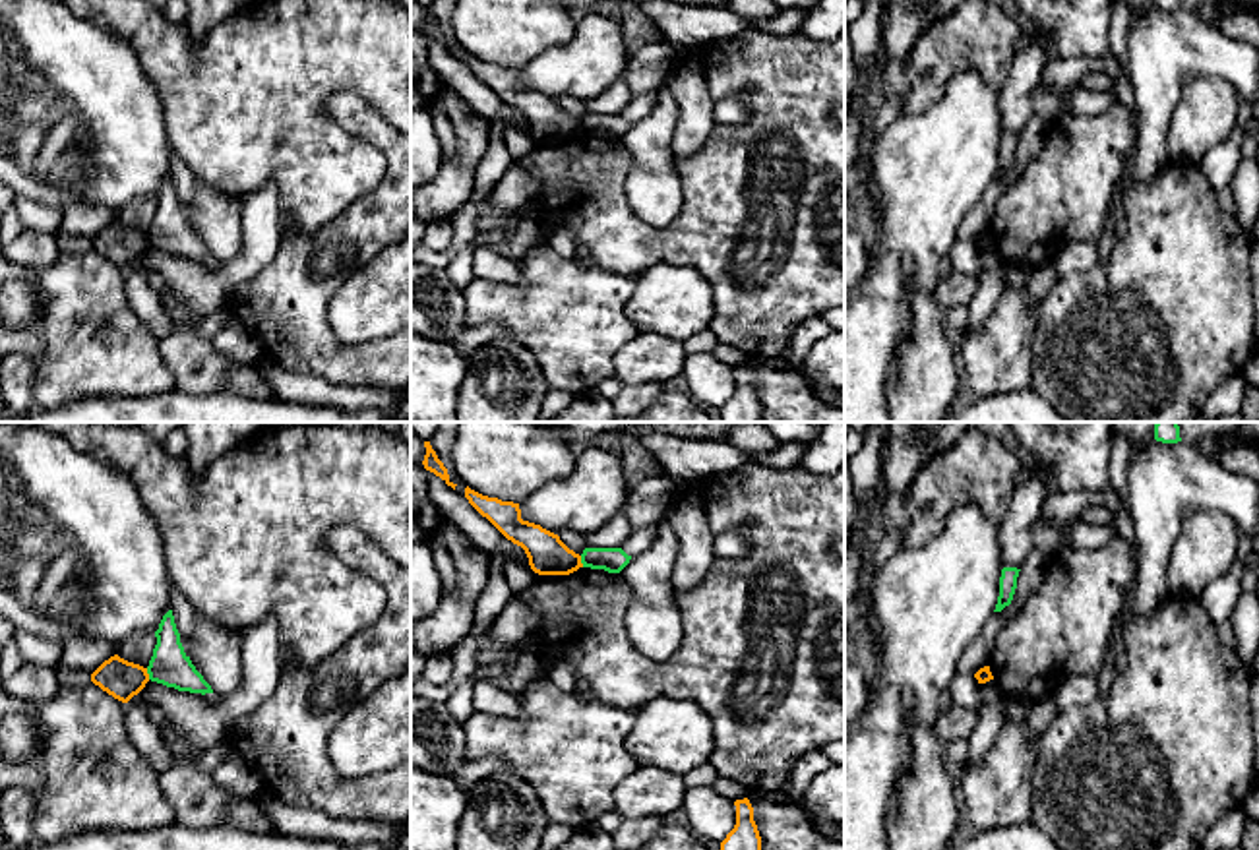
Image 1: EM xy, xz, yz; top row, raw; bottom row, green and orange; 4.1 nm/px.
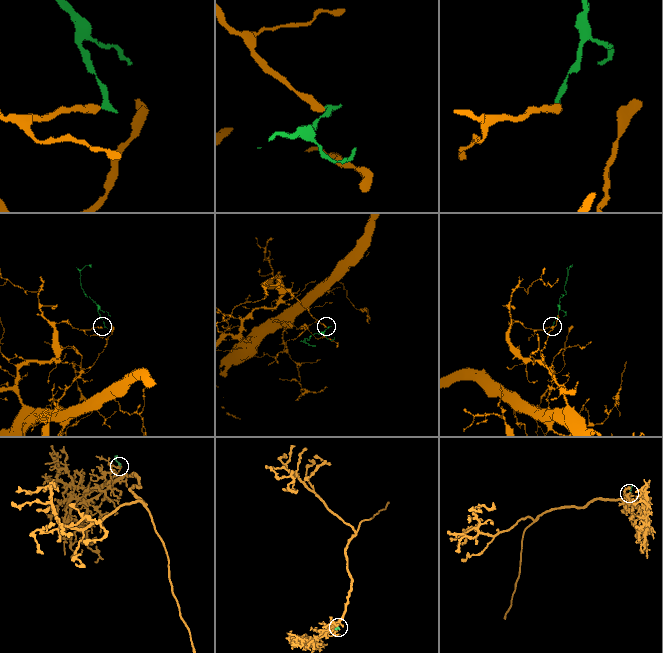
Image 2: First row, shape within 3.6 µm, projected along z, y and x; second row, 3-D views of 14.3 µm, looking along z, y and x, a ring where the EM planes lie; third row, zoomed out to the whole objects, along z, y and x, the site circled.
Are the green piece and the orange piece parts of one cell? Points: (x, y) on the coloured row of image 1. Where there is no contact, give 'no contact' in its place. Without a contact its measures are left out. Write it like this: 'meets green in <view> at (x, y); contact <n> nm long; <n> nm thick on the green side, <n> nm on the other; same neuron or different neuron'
meets green in xy at (148, 672); contact 50 nm long; 160 nm thick on the green side, 160 nm on the other; different neuron

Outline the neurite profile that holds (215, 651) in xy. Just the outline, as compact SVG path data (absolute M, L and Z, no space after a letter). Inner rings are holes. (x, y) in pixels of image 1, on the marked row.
M198 612L190 660L213 693L223 699L242 682L240 635L215 625Z

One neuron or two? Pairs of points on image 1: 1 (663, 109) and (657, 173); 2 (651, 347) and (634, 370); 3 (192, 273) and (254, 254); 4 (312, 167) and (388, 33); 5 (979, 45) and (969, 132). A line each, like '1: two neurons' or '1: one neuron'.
1: one neuron
2: one neuron
3: one neuron
4: one neuron
5: two neurons

